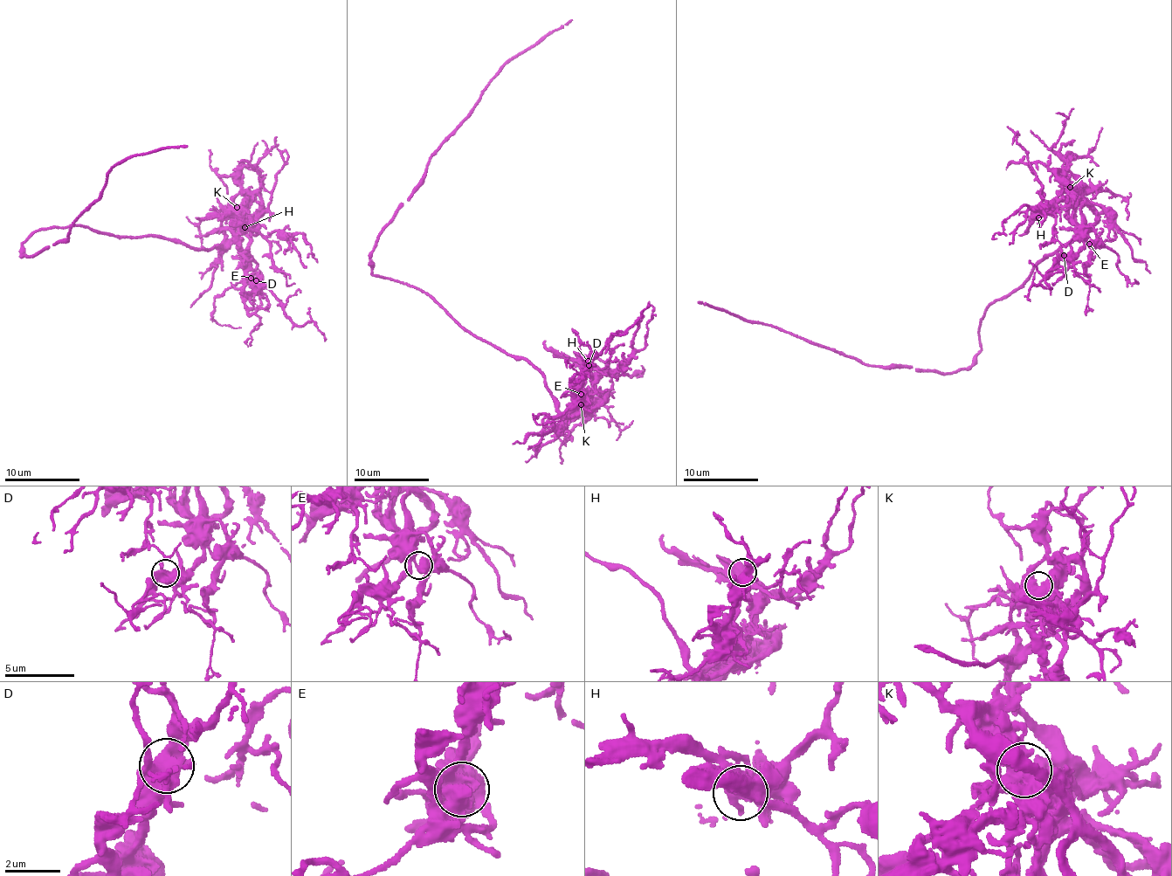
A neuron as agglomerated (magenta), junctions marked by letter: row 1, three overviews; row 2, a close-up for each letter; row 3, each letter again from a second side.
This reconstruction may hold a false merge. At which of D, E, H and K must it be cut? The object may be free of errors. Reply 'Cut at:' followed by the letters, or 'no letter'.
Cut at: no letter

